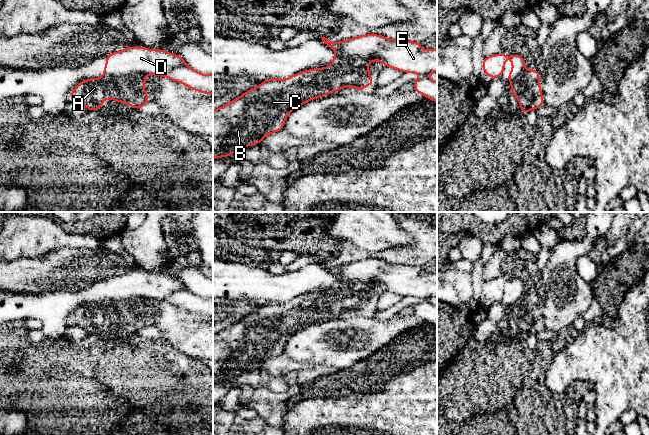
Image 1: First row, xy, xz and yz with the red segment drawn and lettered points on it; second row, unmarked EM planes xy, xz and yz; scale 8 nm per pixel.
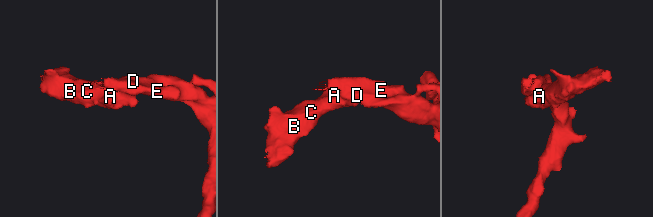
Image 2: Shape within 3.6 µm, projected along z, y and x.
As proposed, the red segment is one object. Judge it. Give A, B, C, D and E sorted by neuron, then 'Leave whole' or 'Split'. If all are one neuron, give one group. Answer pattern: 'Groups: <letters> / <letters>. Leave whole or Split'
Groups: A B C / D E. Split

